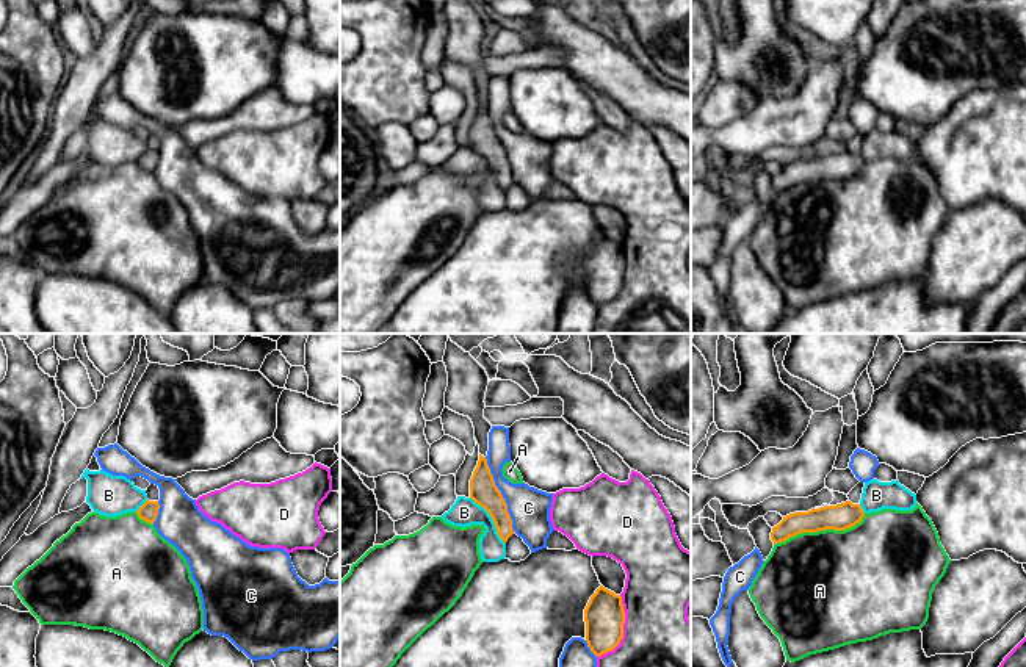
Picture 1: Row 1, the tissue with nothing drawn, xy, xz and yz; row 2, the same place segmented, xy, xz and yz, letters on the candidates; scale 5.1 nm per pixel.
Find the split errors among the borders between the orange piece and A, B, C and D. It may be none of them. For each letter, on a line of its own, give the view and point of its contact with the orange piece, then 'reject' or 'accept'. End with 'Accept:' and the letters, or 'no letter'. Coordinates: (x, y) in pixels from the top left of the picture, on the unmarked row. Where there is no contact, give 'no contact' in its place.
A: meets orange in yz at (820, 179); reject
B: meets orange in xz at (492, 168); reject
C: meets orange in xz at (502, 144); reject
D: meets orange in xz at (622, 279); reject
Accept: no letter

